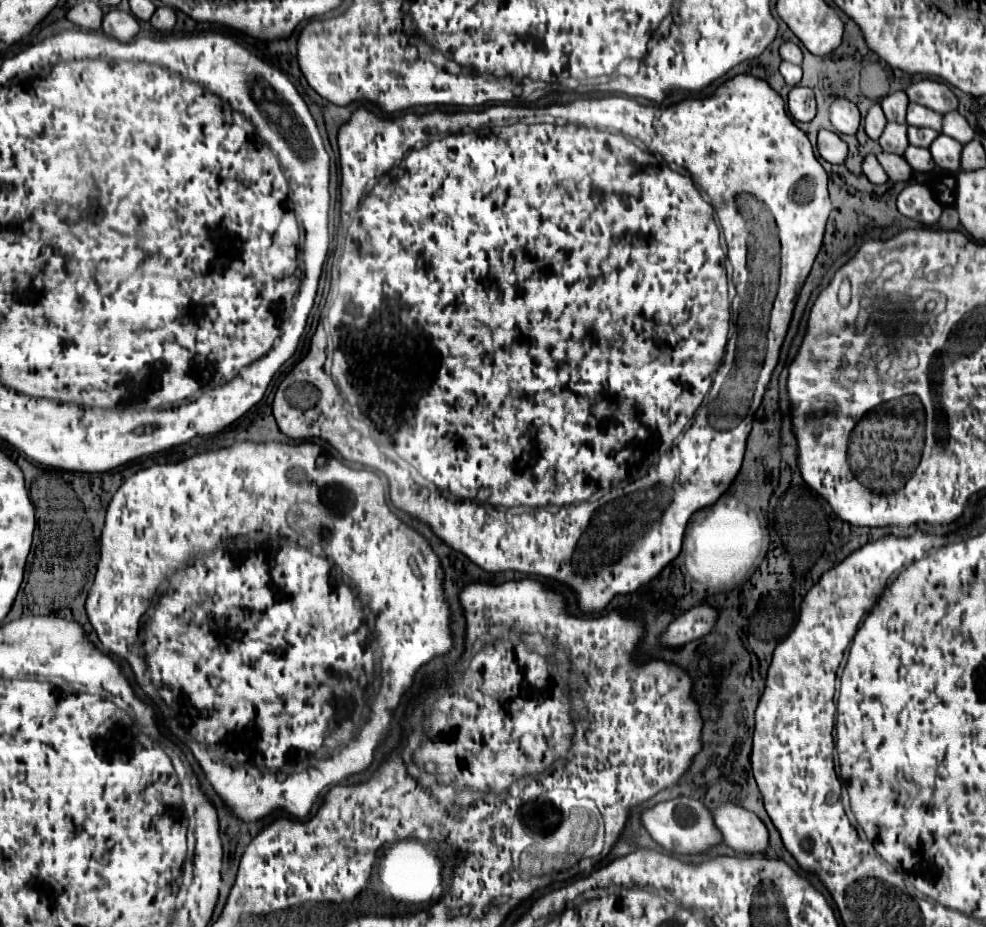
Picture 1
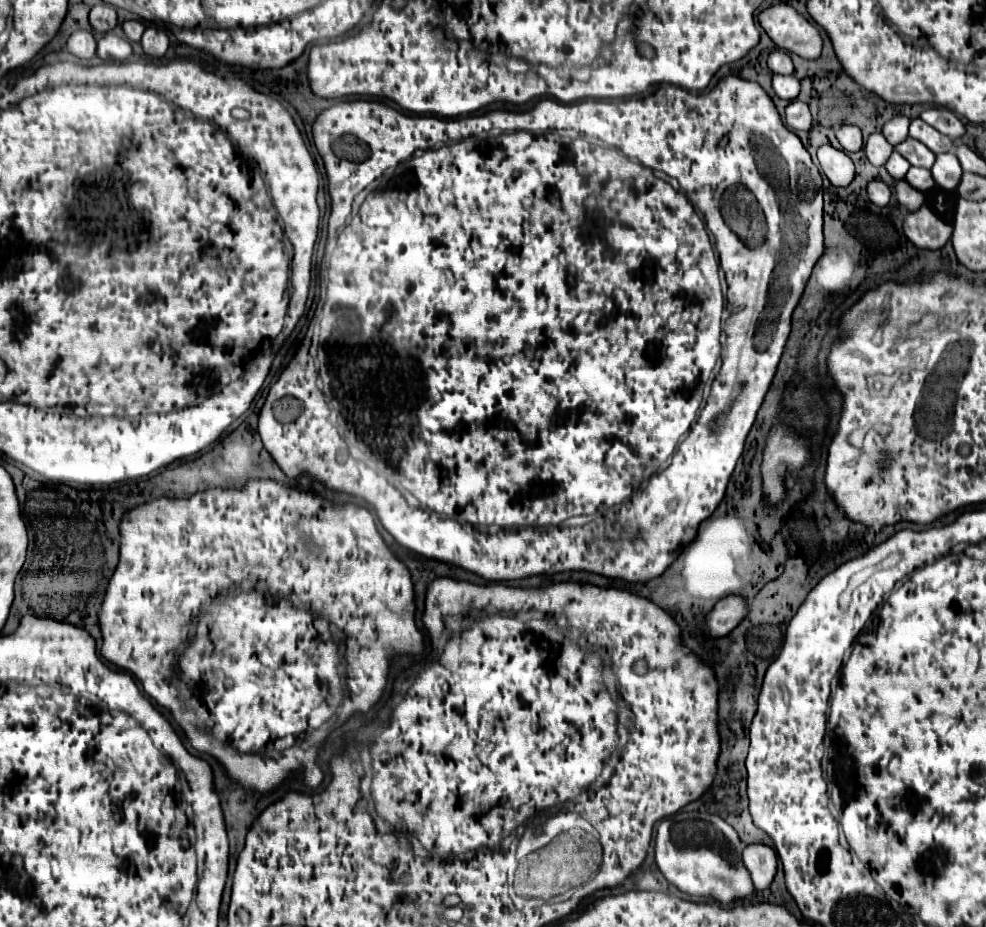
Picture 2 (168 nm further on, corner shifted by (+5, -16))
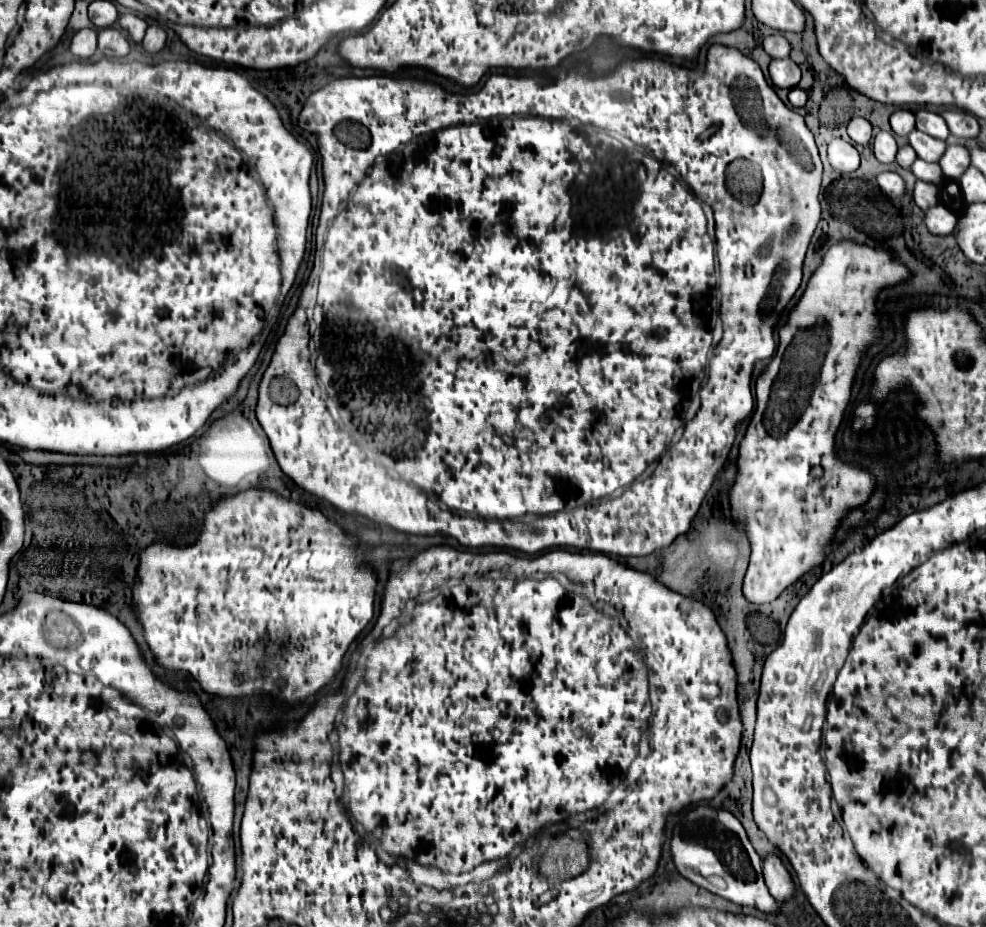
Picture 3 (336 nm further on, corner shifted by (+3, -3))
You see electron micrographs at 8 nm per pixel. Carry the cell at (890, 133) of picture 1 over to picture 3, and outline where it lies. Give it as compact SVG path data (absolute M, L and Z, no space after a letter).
M904 145L904 147L900 147L898 149L898 155L896 155L896 163L900 165L900 167L904 167L904 169L910 169L912 167L912 163L916 161L916 151L910 147L910 145Z

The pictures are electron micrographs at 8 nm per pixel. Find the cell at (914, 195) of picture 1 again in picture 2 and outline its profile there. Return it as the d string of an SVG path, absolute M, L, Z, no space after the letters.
M922 206L914 212L908 212L902 224L902 232L916 248L938 250L950 240L952 226L932 214L930 208Z

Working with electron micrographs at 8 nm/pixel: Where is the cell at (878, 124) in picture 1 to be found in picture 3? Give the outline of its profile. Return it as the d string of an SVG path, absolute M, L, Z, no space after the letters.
M880 131L874 137L874 155L880 163L892 163L896 159L896 151L898 151L898 145L892 133Z

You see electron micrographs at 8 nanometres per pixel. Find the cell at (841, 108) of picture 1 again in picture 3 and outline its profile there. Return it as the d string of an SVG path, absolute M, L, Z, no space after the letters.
M854 117L848 123L848 135L858 145L868 145L872 139L872 125L864 117Z

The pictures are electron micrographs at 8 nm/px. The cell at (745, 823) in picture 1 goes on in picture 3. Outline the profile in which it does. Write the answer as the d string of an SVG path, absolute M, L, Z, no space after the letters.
M770 855L764 859L764 879L770 895L778 903L784 903L794 897L794 881L776 855Z

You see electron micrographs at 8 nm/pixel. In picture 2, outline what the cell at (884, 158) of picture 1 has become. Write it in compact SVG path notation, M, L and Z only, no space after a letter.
M896 180L894 182L894 196L896 196L898 204L906 206L910 212L924 204L924 194L920 190L912 188L906 180Z

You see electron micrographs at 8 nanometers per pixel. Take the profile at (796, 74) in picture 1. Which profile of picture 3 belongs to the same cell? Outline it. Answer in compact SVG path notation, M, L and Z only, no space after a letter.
M772 59L770 63L770 79L776 87L792 89L800 81L800 67L790 59Z

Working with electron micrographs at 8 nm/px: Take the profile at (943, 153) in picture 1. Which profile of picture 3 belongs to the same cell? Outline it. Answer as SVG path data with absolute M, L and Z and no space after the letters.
M950 145L940 159L940 167L948 179L960 179L960 175L970 165L968 149L962 145Z

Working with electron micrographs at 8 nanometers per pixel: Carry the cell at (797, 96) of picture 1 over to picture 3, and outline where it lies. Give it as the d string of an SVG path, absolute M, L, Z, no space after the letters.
M794 87L794 89L790 89L790 93L788 93L788 101L790 101L790 105L792 107L804 107L806 105L806 91L804 89L800 89L800 87Z

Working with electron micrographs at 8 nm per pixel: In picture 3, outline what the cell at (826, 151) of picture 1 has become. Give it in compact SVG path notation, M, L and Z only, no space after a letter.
M832 139L828 143L828 159L830 165L840 173L852 173L860 167L860 153L852 143L844 139Z

